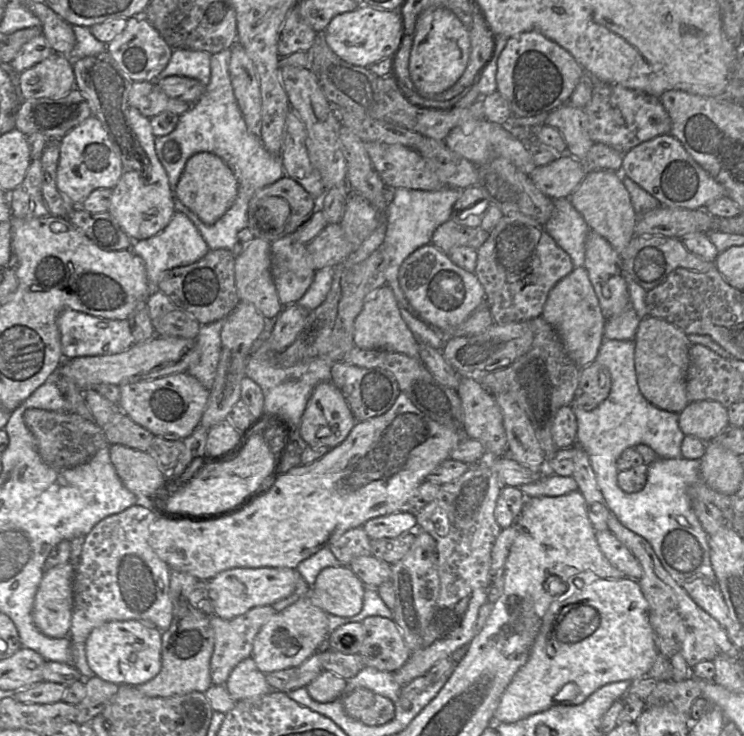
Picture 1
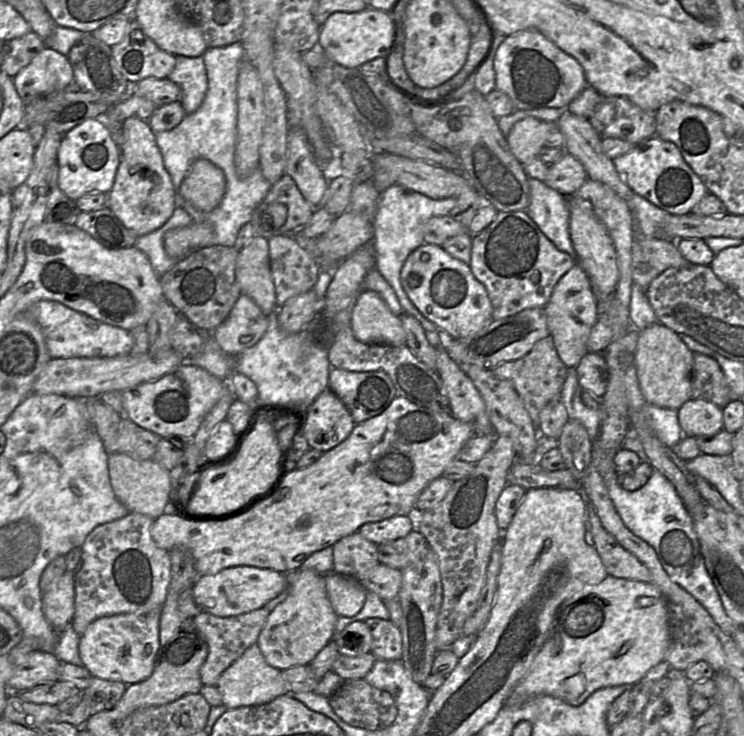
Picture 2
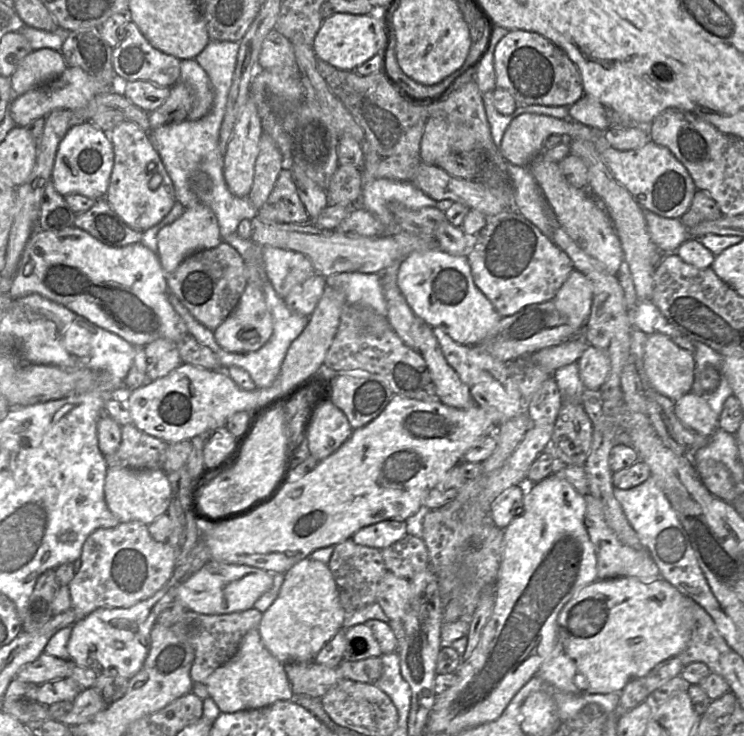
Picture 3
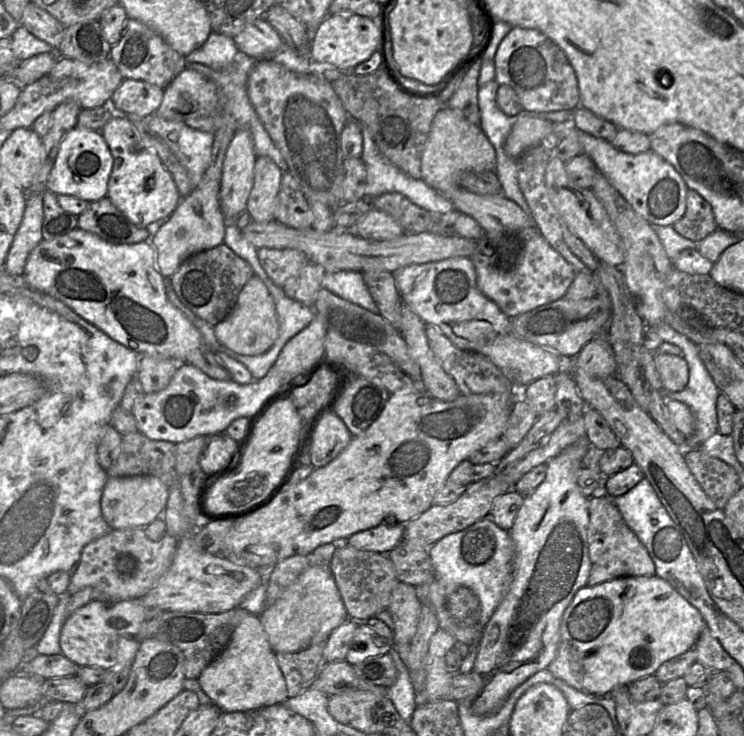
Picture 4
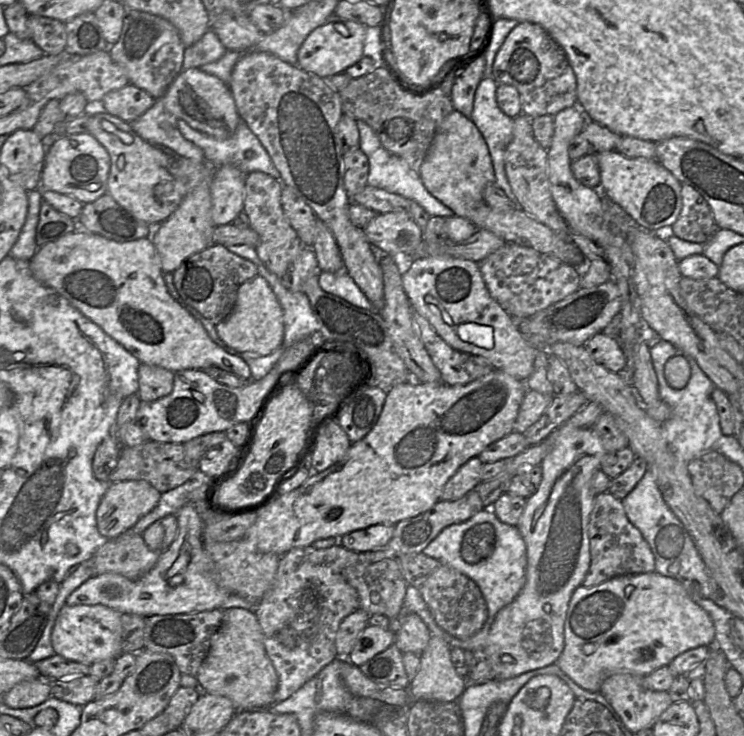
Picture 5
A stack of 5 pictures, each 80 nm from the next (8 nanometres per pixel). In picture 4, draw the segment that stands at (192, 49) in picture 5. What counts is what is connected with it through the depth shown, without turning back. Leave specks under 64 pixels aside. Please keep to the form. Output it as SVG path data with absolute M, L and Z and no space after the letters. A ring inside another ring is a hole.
M212 31L205 43L185 56L185 60L187 64L201 63L214 70L225 70L233 64L237 52L233 38Z

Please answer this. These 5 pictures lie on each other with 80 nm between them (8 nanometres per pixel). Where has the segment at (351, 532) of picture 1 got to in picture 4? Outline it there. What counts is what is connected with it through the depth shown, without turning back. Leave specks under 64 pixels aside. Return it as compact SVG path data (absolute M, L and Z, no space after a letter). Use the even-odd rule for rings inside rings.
M348 544L335 548L329 569L349 618L358 624L365 623L377 613L388 610L393 589L400 582L394 564L387 554L359 550Z

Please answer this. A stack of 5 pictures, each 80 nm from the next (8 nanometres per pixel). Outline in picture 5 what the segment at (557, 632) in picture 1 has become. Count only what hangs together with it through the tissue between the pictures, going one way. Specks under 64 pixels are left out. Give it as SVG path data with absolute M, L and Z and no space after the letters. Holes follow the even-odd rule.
M653 571L643 574L617 576L592 587L585 587L582 584L578 586L574 590L568 604L564 623L564 642L564 649L554 664L558 665L563 673L583 689L590 692L599 692L603 681L609 676L631 674L637 677L645 677L663 666L668 666L673 659L688 650L699 646L715 646L715 628L707 612L688 596L679 581Z

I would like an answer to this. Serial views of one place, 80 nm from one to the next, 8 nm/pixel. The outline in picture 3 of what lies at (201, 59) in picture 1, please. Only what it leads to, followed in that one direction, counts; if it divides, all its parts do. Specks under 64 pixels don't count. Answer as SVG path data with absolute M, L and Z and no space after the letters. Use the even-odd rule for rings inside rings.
M182 59L179 82L190 87L194 94L194 105L186 119L193 121L205 116L214 101L213 85L206 71L195 59Z

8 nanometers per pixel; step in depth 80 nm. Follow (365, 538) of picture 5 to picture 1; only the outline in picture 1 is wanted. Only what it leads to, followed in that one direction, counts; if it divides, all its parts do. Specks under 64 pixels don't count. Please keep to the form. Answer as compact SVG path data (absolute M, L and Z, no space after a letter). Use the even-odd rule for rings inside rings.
M407 510L370 519L362 527L370 539L395 538L418 528L416 513Z

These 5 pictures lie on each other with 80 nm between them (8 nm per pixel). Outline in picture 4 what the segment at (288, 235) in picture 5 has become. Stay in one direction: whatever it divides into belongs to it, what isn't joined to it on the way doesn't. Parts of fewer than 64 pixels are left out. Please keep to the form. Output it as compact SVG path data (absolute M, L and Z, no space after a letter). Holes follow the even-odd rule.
M258 156L254 168L254 182L245 211L252 221L274 221L276 200L280 189L282 170L267 156ZM258 248L259 261L270 277L279 287L284 286L287 280L299 274L309 262L309 258L297 249Z

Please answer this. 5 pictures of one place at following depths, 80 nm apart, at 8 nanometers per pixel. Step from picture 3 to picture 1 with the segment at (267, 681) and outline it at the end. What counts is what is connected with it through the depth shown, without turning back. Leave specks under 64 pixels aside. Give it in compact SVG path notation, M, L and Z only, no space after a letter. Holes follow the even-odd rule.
M252 657L242 660L232 670L225 687L236 702L271 692L271 687L266 680L266 674L257 668Z

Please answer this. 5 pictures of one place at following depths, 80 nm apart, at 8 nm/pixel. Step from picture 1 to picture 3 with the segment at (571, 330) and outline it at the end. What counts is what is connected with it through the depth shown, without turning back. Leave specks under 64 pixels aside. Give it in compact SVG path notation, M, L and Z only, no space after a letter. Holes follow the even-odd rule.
M574 269L552 301L569 325L575 329L584 329L591 312L592 285L583 273Z

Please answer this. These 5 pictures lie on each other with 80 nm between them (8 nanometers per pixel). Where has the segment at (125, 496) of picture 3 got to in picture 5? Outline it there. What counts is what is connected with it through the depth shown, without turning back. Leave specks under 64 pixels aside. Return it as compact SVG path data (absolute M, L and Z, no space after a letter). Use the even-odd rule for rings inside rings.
M144 480L111 482L96 512L99 533L114 539L130 530L157 505L160 496Z

